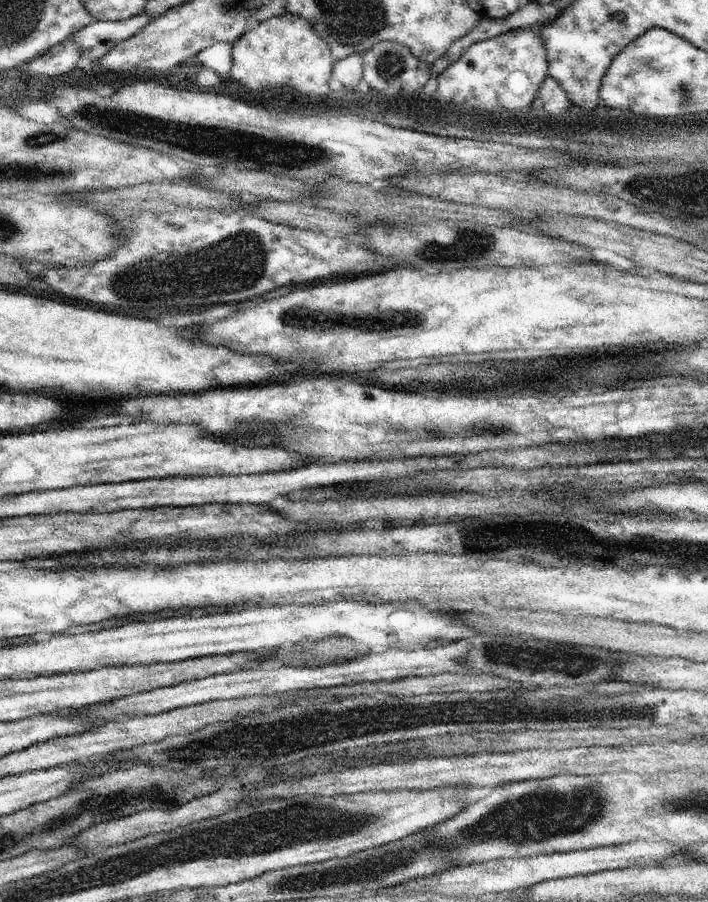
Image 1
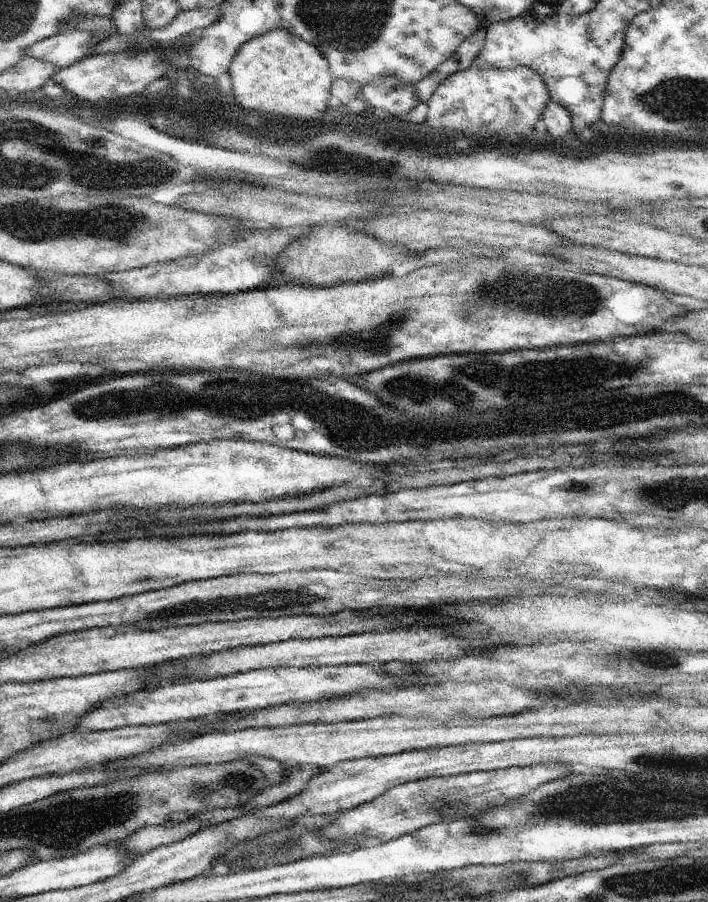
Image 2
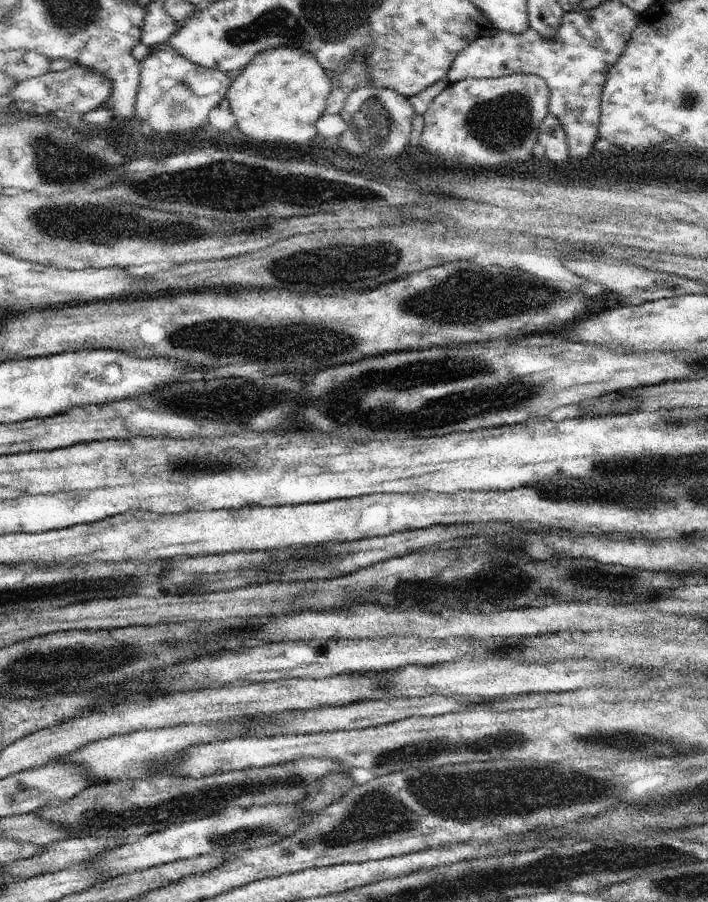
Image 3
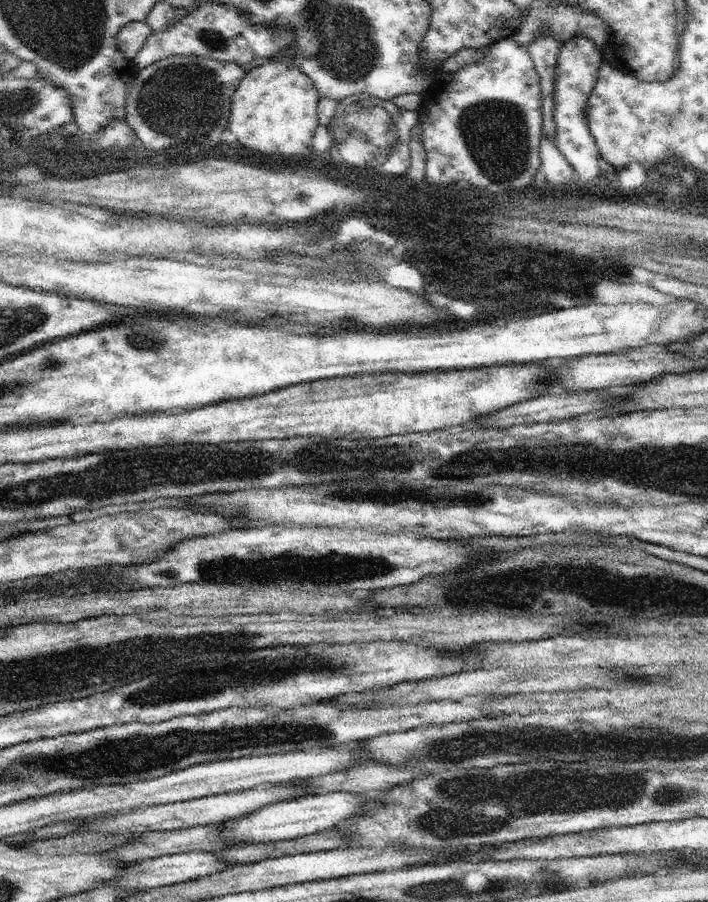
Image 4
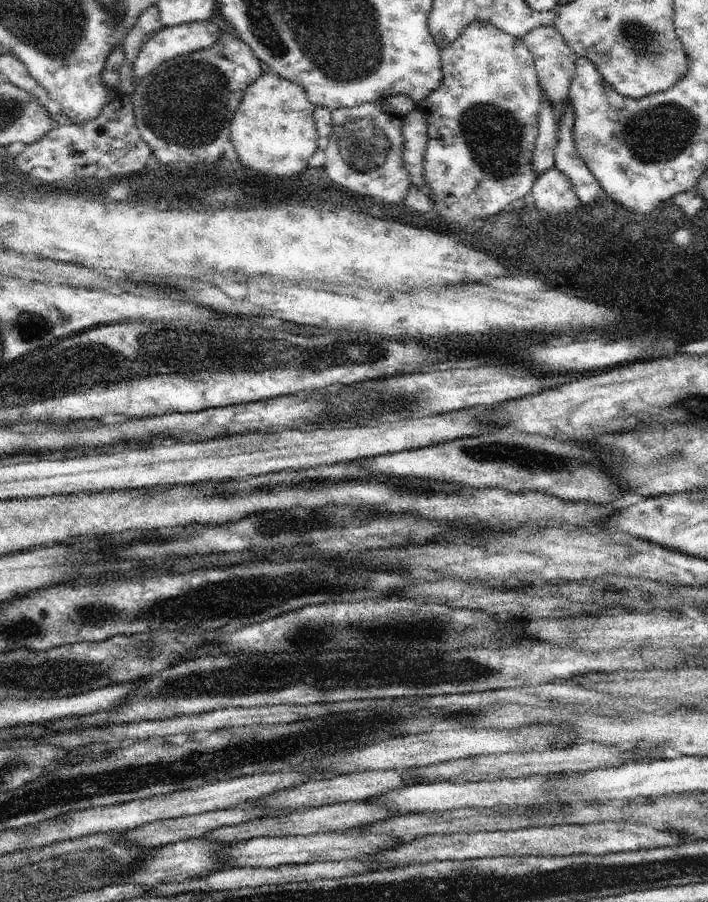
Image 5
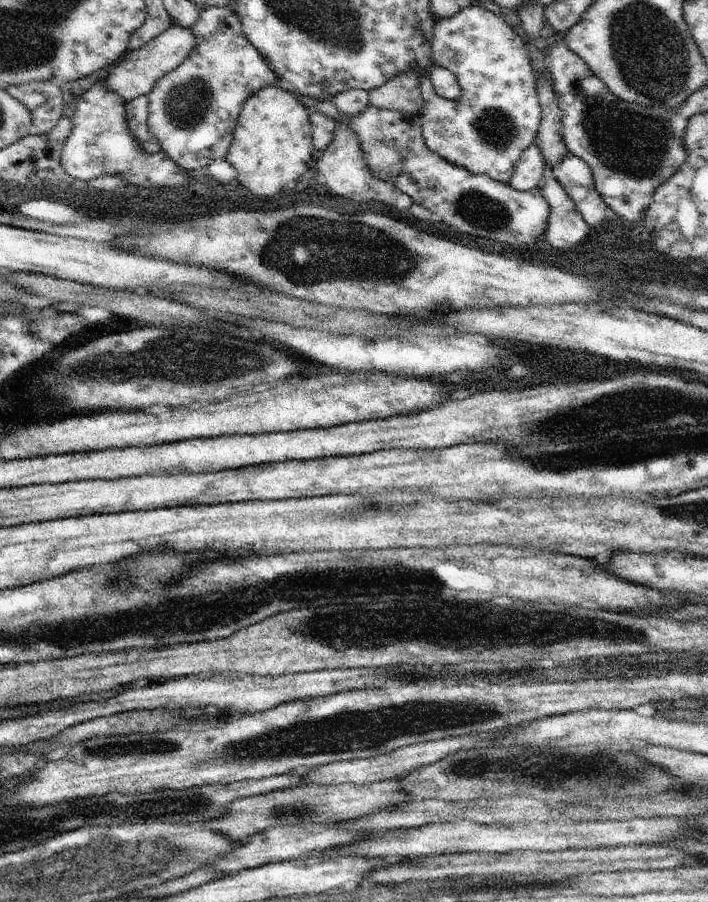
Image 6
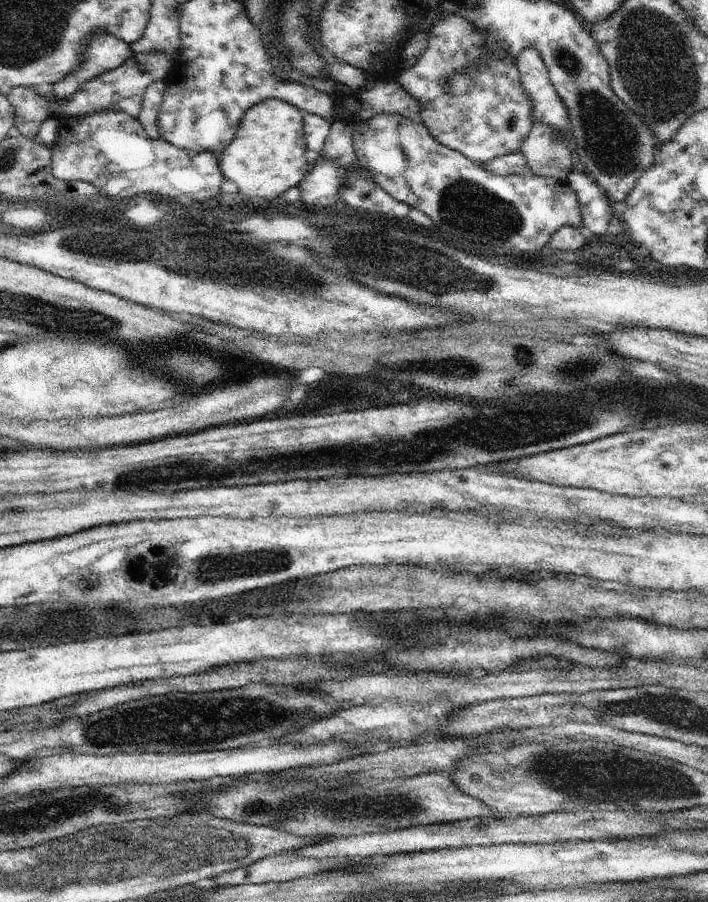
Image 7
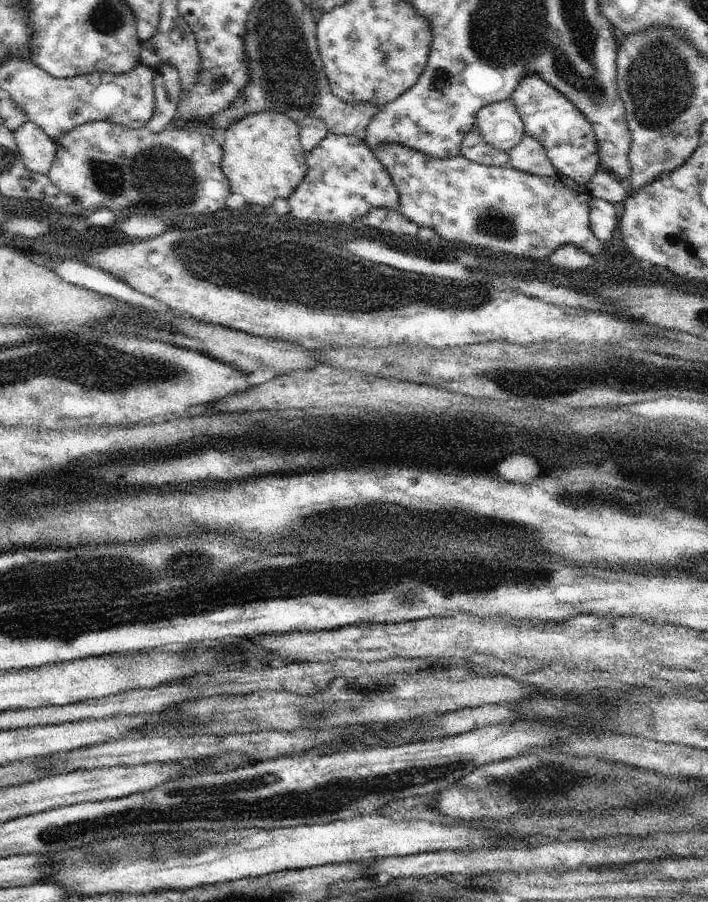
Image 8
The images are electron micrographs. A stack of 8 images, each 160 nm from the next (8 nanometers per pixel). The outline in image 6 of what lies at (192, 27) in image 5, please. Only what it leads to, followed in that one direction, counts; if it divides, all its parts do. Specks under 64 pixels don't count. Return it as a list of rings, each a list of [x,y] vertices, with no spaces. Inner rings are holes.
[[[172,25],[162,34],[149,40],[139,49],[134,49],[122,57],[122,61],[106,78],[109,89],[117,92],[124,102],[130,102],[142,95],[147,95],[153,89],[154,83],[167,72],[180,66],[187,54],[195,47],[195,34],[190,27]]]

